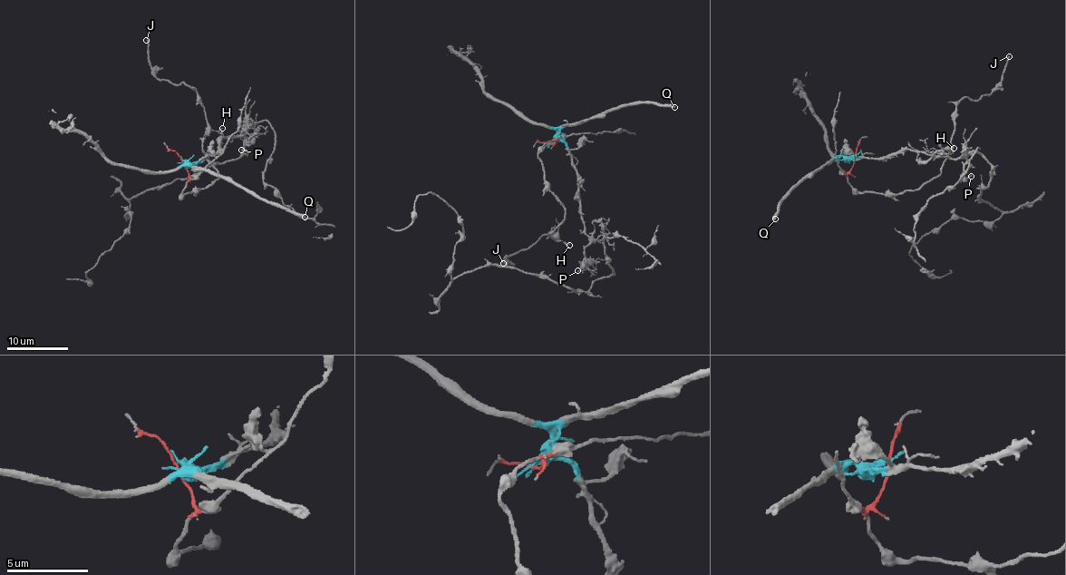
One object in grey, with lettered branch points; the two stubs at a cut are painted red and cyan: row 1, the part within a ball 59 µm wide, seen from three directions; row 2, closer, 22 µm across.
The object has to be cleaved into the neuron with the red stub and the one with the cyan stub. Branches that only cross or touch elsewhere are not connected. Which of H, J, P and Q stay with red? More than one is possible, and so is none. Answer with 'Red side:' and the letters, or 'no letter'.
Red side: H, J

